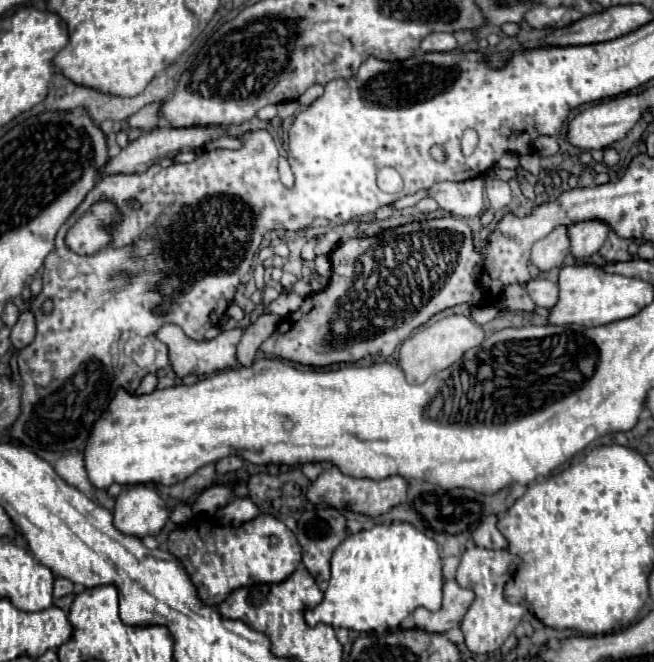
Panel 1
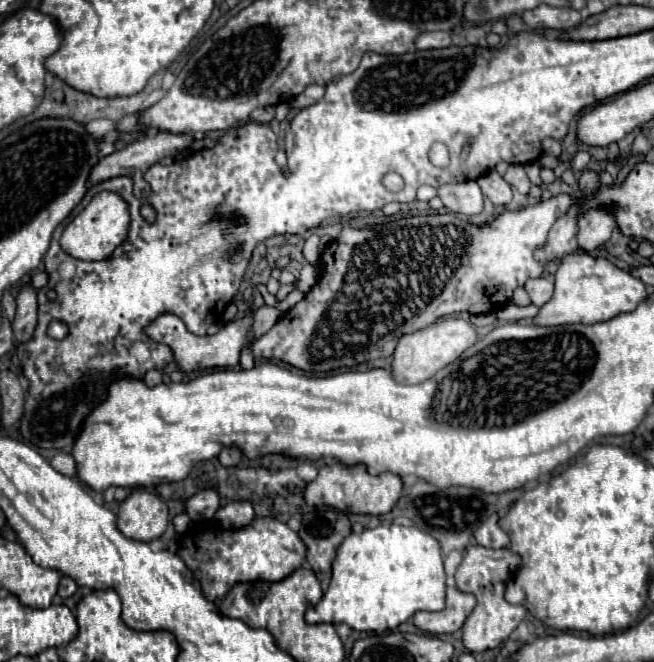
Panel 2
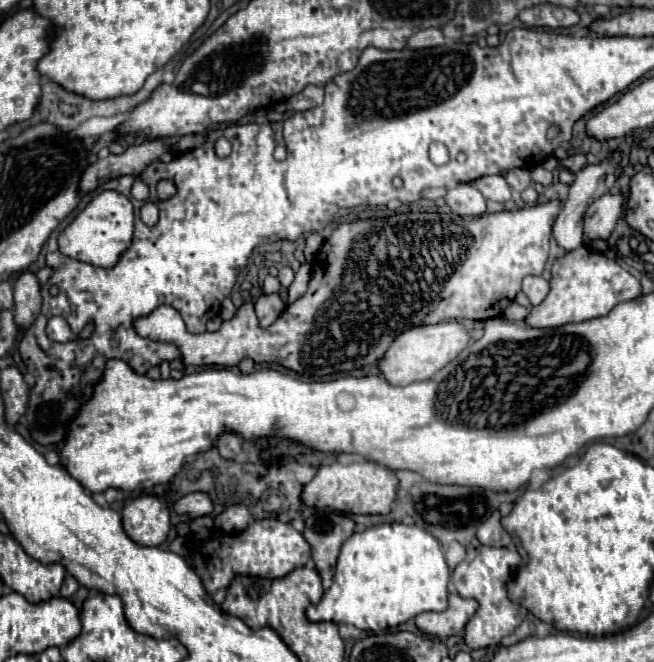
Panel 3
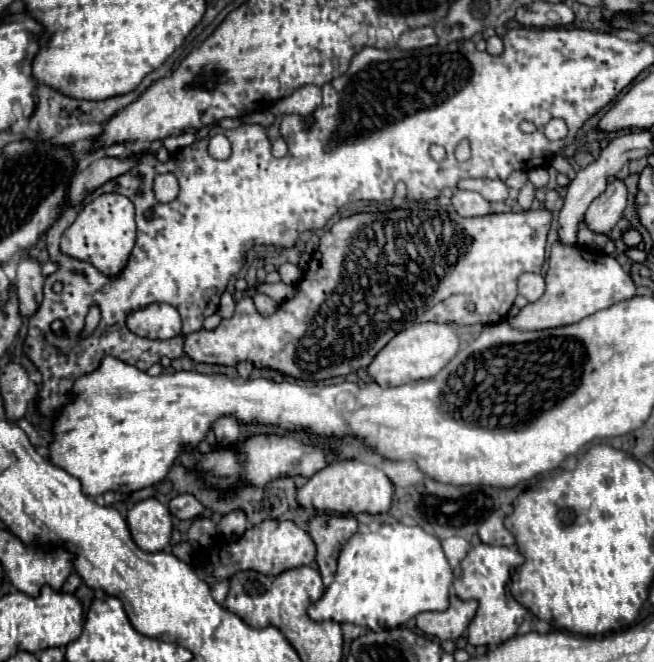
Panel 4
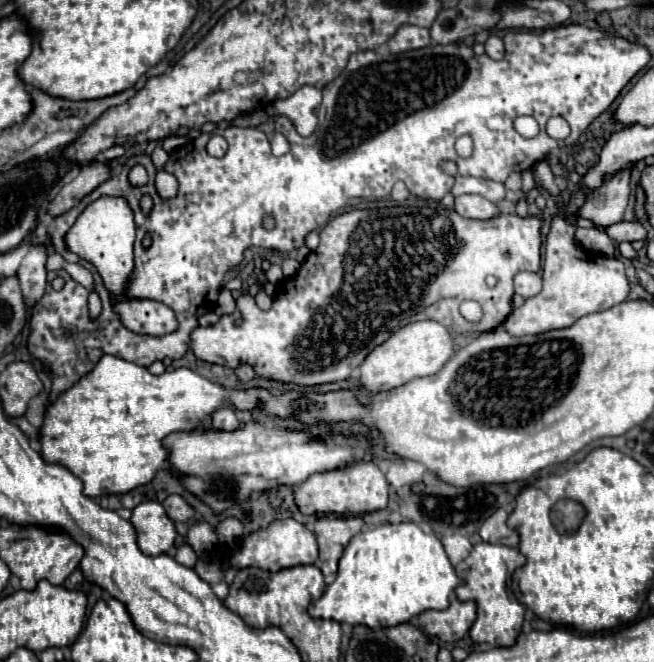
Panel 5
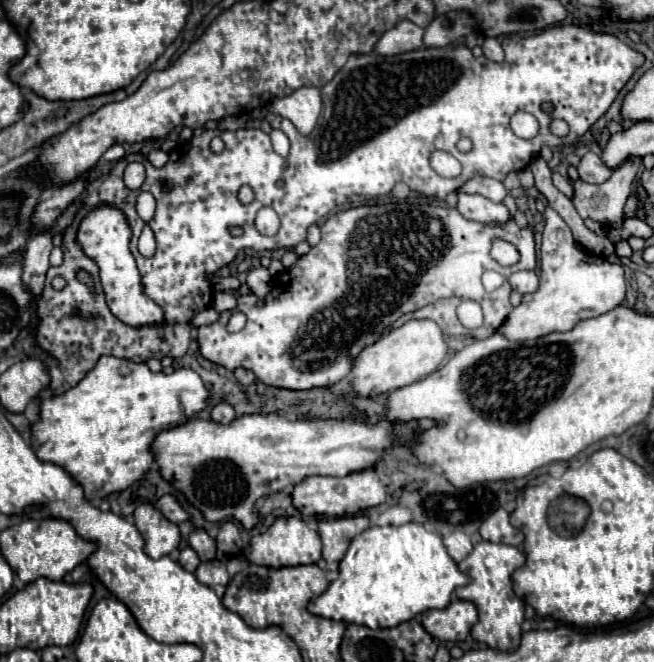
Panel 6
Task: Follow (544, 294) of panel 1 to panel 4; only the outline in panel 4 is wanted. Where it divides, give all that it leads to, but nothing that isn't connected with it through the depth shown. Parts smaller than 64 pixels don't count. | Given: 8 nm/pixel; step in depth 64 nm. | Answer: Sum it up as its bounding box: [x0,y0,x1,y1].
[518,274,544,302]

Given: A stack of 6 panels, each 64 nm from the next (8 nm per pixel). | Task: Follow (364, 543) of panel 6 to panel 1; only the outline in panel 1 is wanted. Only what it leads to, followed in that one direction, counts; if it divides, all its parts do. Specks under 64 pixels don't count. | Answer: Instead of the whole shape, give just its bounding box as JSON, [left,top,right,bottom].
[306,524,444,634]

